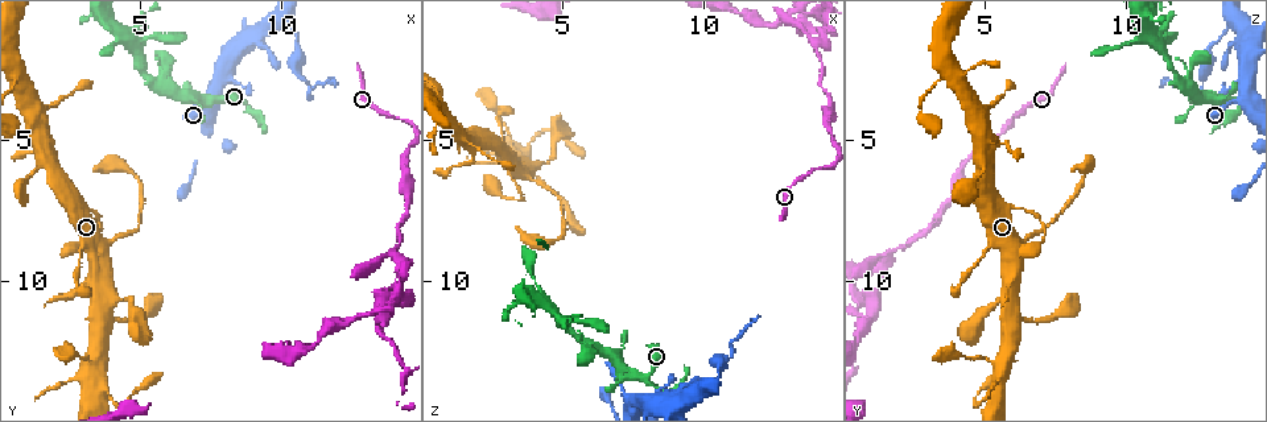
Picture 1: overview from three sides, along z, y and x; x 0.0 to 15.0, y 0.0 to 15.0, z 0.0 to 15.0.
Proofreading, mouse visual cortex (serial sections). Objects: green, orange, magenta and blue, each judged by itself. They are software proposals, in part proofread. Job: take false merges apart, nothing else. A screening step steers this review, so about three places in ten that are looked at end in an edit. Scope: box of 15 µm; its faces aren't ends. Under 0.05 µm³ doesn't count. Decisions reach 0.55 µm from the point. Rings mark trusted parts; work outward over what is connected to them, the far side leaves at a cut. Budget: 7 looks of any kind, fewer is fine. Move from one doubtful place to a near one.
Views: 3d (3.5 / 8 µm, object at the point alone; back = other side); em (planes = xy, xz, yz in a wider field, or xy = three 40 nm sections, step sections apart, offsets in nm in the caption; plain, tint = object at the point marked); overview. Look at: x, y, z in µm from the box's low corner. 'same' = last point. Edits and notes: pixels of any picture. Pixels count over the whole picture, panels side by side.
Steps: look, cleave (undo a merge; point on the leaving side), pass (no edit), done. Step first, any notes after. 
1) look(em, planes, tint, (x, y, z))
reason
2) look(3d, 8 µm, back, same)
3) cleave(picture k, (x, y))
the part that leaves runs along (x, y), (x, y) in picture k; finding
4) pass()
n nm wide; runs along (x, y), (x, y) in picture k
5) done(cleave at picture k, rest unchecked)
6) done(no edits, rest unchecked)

look(3d, 8 µm, back, (3.8, 13.9, 5.1))
sharp bend

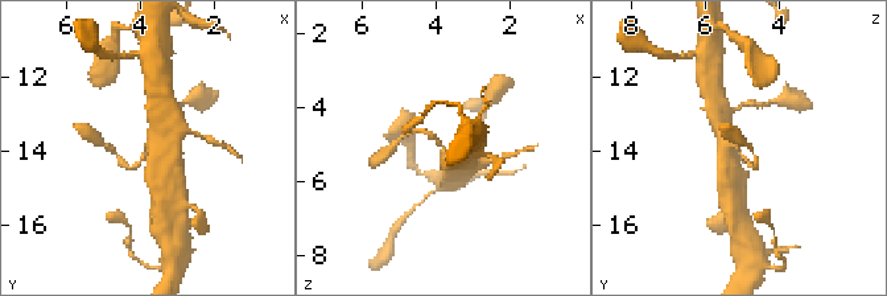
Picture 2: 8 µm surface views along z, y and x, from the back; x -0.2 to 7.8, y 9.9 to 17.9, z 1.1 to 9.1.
look(3d, 3.5 µm, (3.8, 13.9, 5.2))
closer look

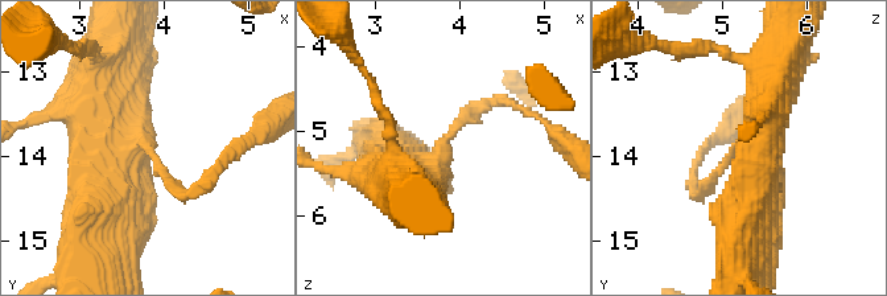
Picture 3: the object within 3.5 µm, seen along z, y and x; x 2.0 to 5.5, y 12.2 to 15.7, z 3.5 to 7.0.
pass()
runs along (97, 102), (185, 196), (201, 184) in picture 3; one cell here

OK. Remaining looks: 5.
look(3d, 8 µm, (14.2, 9.5, 1.3))
three-way junction

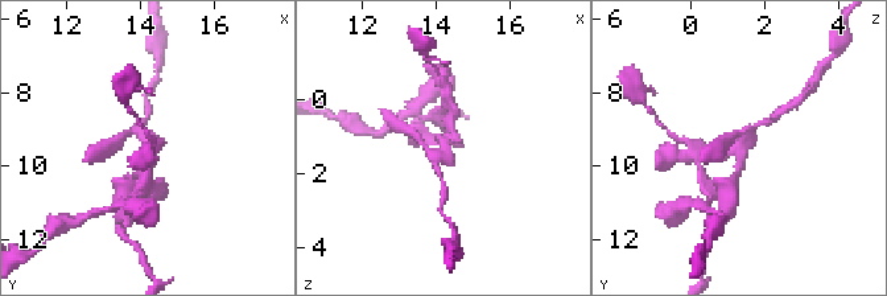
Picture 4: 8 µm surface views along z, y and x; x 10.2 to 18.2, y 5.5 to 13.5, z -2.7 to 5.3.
look(em, planes, tint, (14.1, 9.5, 1.4))
now the EM

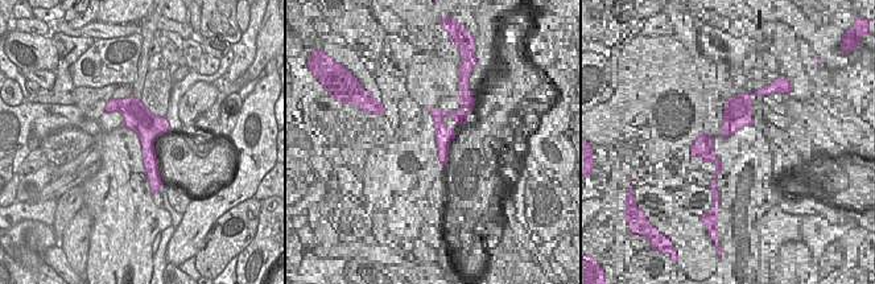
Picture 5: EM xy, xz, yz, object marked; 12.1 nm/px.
cleave(picture 4, (450, 118))
a second cell is stuck on

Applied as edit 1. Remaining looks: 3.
look(3d, 3.5 µm, (8.5, 3.5, 13.8))
sharp bend

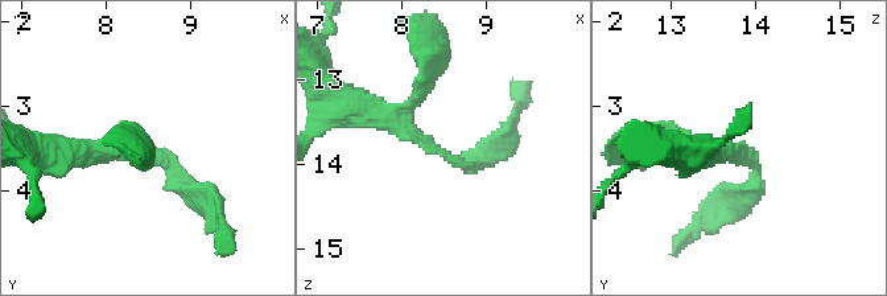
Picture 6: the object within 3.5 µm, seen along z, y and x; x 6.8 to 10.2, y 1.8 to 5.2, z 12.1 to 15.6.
look(em, xy, step 3, tint, (8.55, 3.60, 13.90))
arms of 200, 250 nm; need the tissue

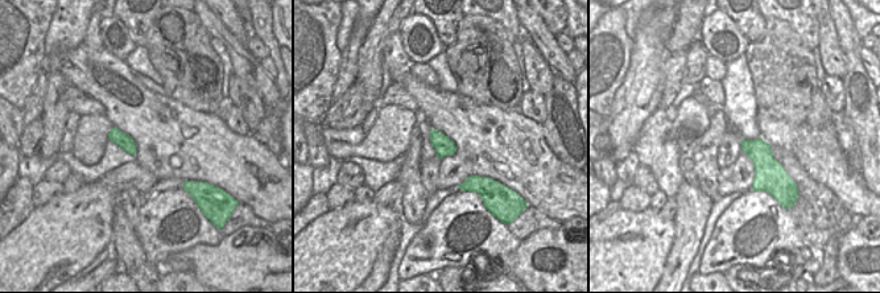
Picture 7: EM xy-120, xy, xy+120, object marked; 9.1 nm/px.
pass()
runs along (120, 146), (104, 153), (157, 153), (210, 202) in picture 6; one cell here

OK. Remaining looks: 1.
done(cleave at picture 4, rest unchecked)

